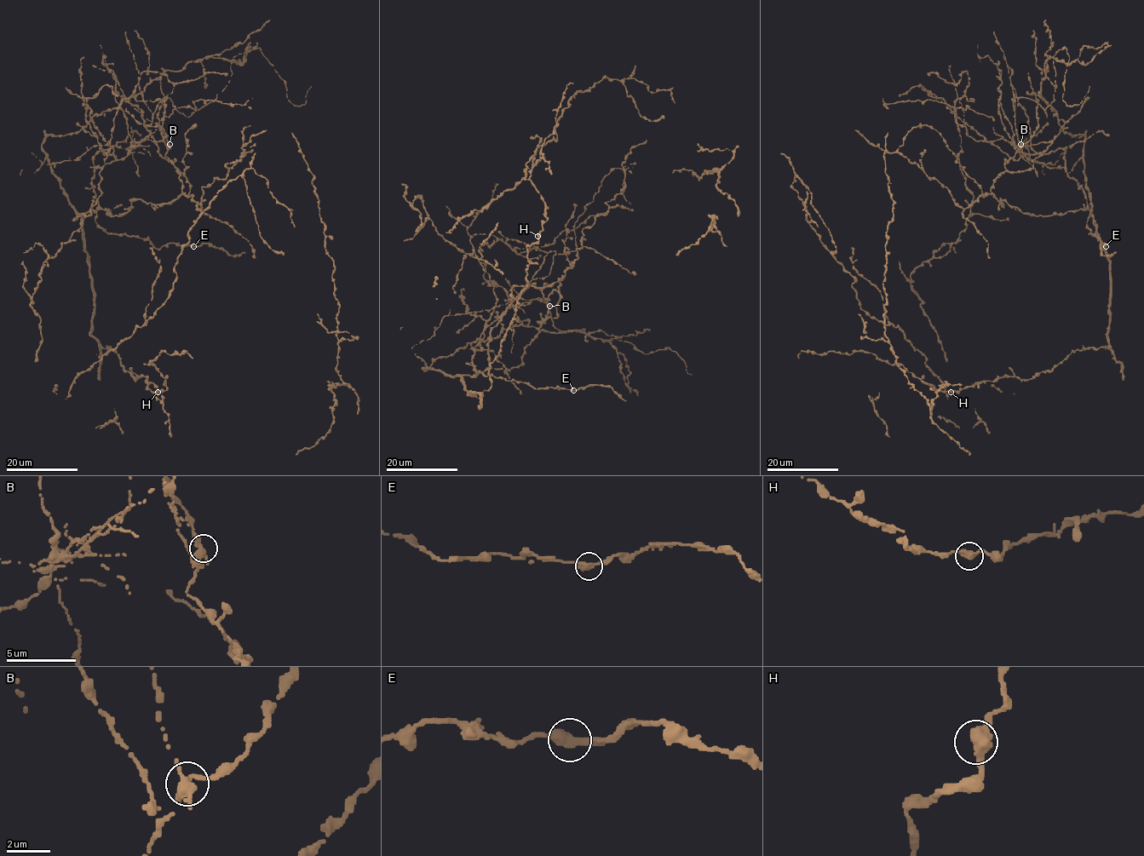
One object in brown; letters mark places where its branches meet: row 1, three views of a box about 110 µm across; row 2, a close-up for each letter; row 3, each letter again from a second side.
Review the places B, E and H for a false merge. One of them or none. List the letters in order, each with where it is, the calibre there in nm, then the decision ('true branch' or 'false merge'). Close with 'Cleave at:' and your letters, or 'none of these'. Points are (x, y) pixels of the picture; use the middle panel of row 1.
B: (549, 306) | 440 nm | false merge
E: (573, 390) | 440 nm | true branch
H: (537, 236) | 440 nm | true branch
Cleave at: B

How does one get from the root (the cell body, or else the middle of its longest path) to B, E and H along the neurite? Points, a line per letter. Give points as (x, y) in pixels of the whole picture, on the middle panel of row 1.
B: (469, 376), (488, 368), (491, 330), (514, 287), (550, 287), (563, 275), (549, 306)
E: (469, 376), (475, 376), (478, 370), (486, 376), (527, 382), (536, 388), (552, 387), (573, 390)
H: (469, 376), (462, 380), (472, 396), (491, 386), (491, 364), (528, 284), (526, 247), (537, 236)

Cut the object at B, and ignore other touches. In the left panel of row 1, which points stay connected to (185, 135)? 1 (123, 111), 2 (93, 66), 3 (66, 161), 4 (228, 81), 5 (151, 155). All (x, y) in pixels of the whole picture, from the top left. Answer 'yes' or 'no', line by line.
1: no
2: no
3: no
4: no
5: no

